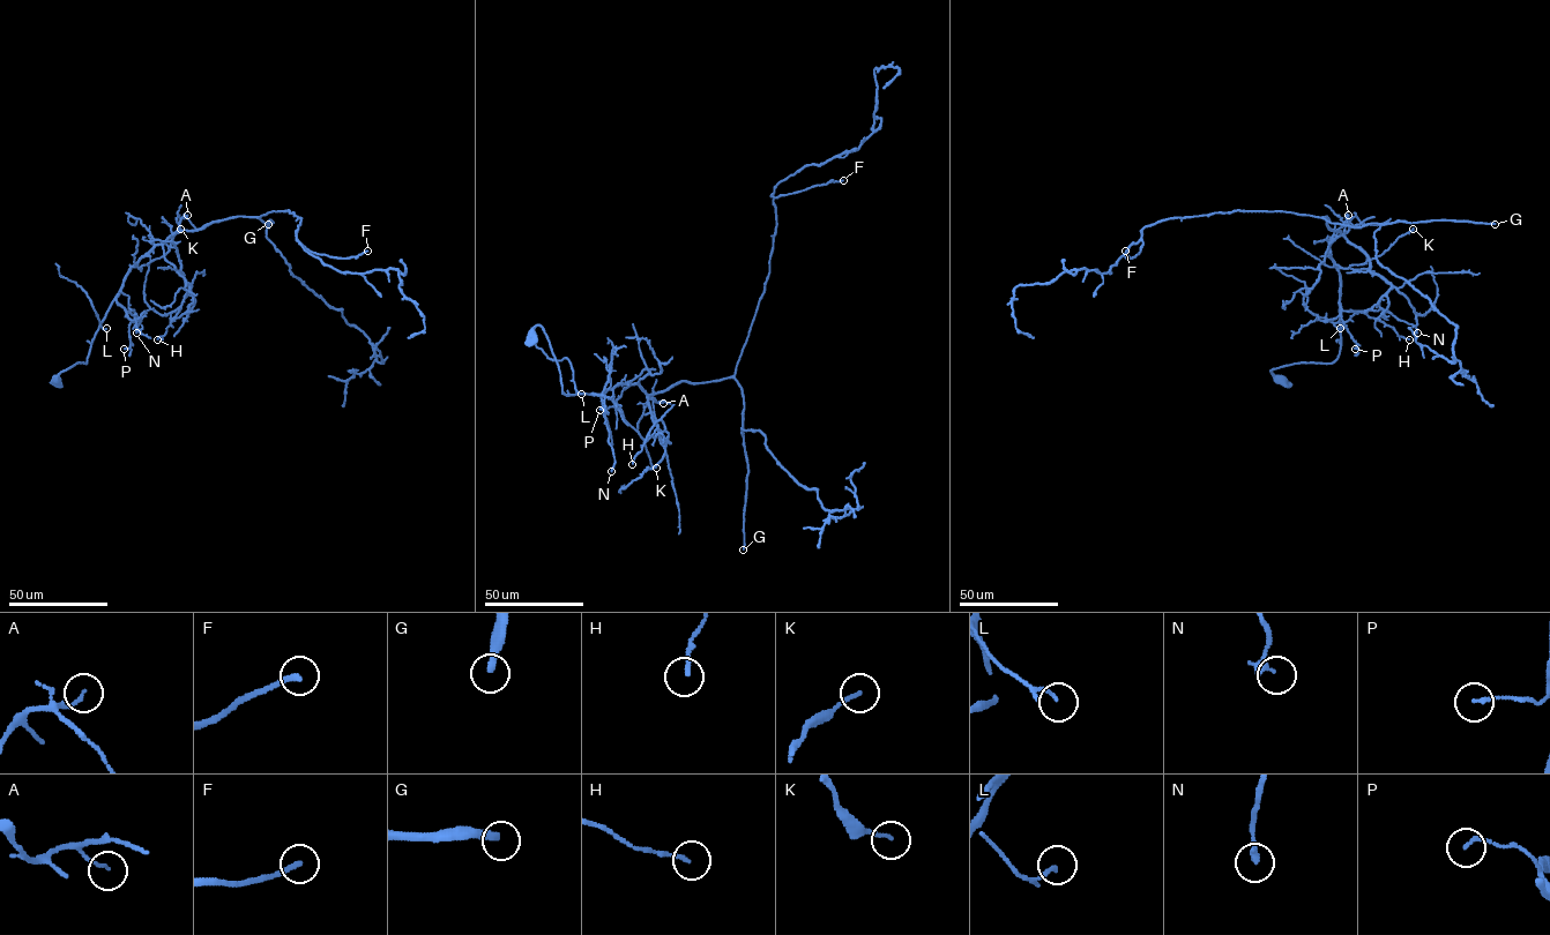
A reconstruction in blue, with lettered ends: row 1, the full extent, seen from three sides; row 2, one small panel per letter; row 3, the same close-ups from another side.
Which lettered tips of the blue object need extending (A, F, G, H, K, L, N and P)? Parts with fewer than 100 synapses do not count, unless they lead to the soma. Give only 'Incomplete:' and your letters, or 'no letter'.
Incomplete: G

